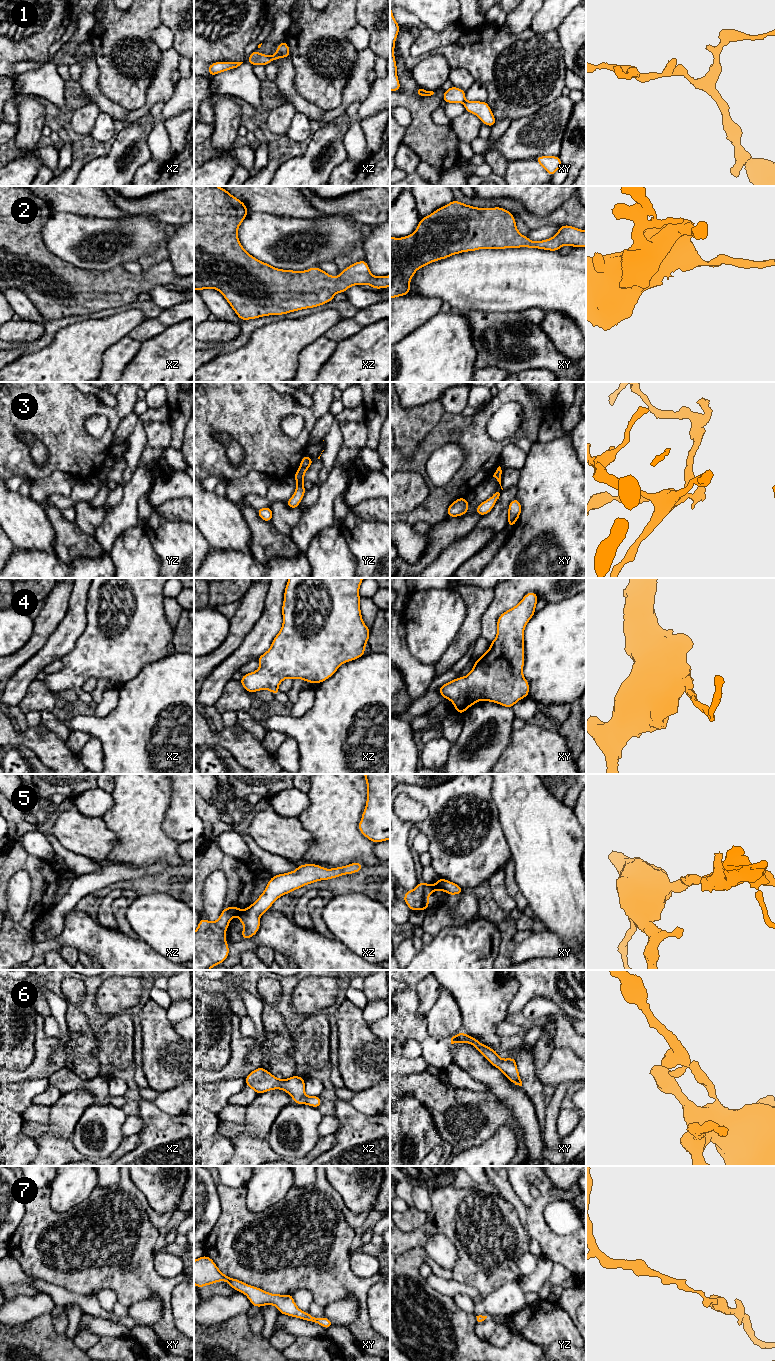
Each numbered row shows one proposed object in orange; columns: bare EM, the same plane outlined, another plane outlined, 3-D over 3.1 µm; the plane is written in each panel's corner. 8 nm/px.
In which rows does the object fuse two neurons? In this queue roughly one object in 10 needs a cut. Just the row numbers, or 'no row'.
5

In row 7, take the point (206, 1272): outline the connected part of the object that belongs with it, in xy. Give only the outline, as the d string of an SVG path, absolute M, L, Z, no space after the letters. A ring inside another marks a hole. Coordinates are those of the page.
M206 1255L194 1260L194 1284L197 1288L202 1288L219 1281L226 1281L234 1290L245 1294L252 1306L275 1305L281 1314L317 1323L326 1330L334 1324L327 1317L312 1317L309 1312L300 1310L295 1304L292 1294L280 1295L268 1293L238 1279L230 1278L223 1274L215 1262Z

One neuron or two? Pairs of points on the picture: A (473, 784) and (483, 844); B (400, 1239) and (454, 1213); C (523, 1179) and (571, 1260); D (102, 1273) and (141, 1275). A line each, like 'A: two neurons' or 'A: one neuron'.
A: one neuron
B: one neuron
C: one neuron
D: one neuron

